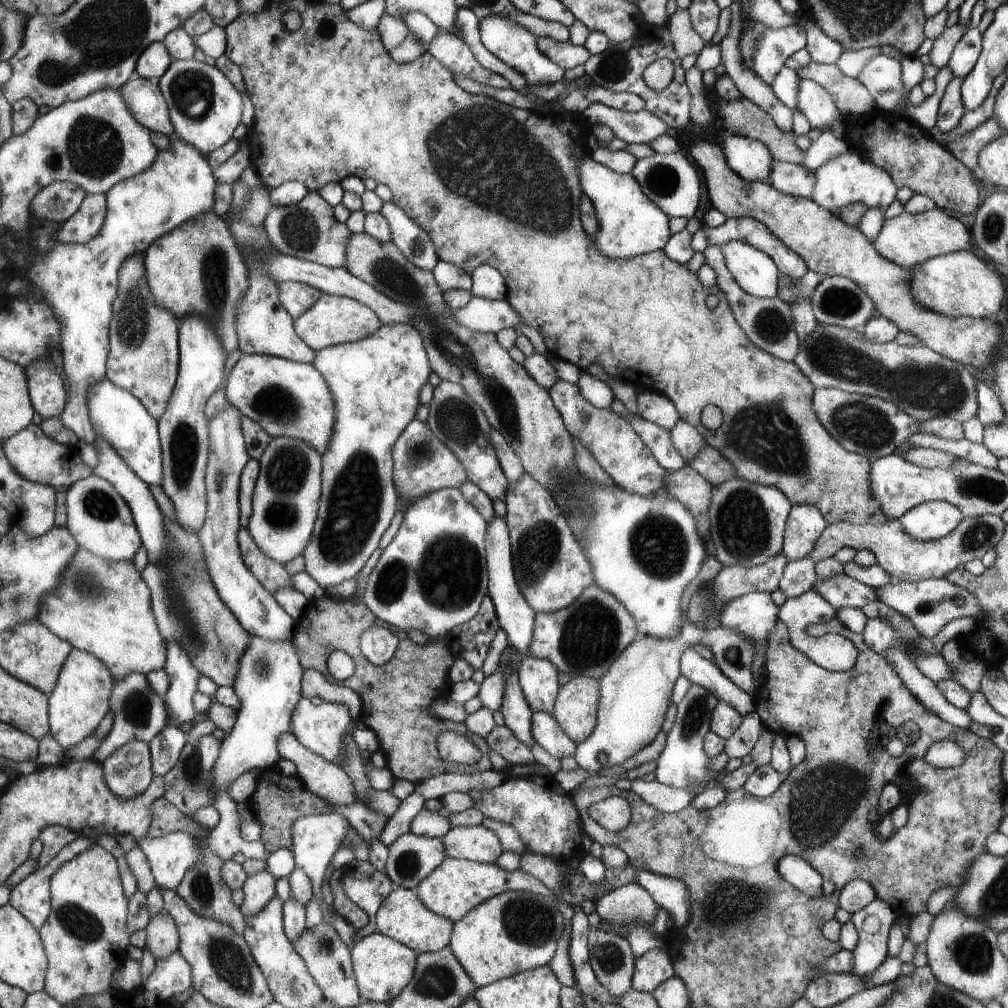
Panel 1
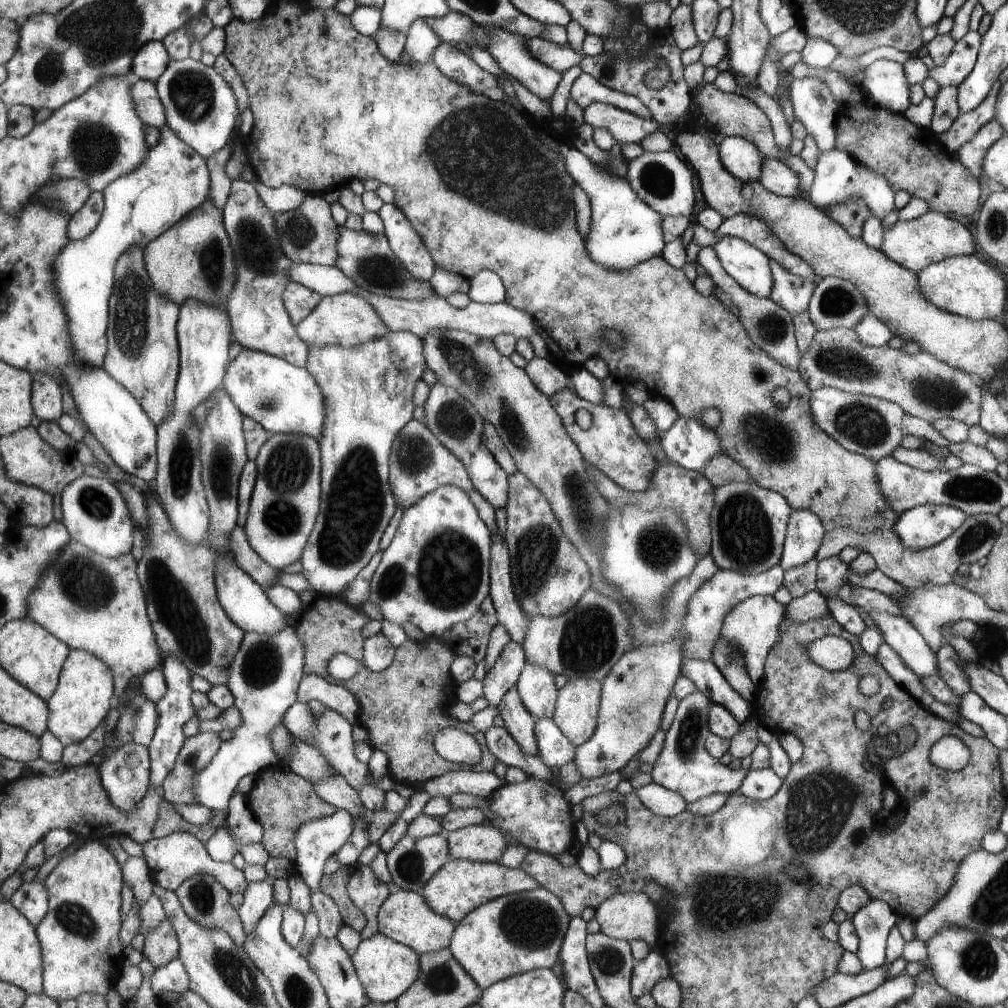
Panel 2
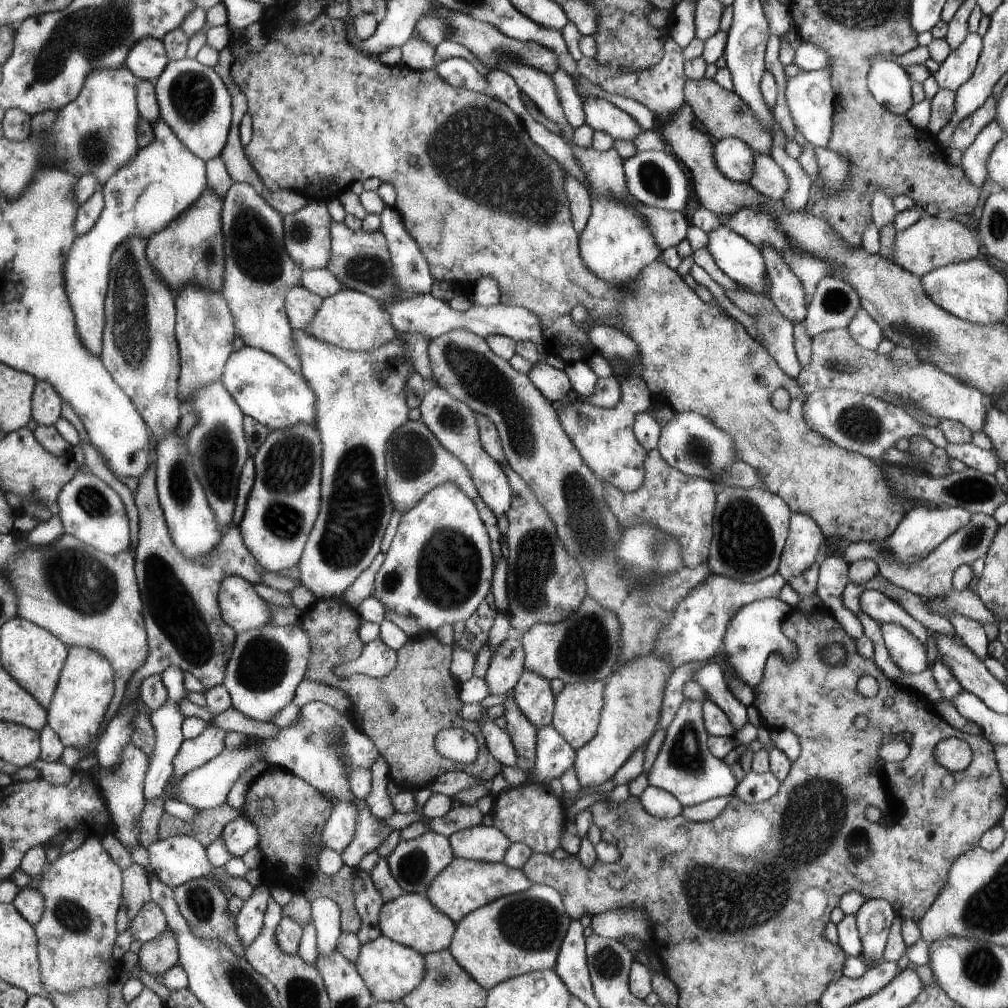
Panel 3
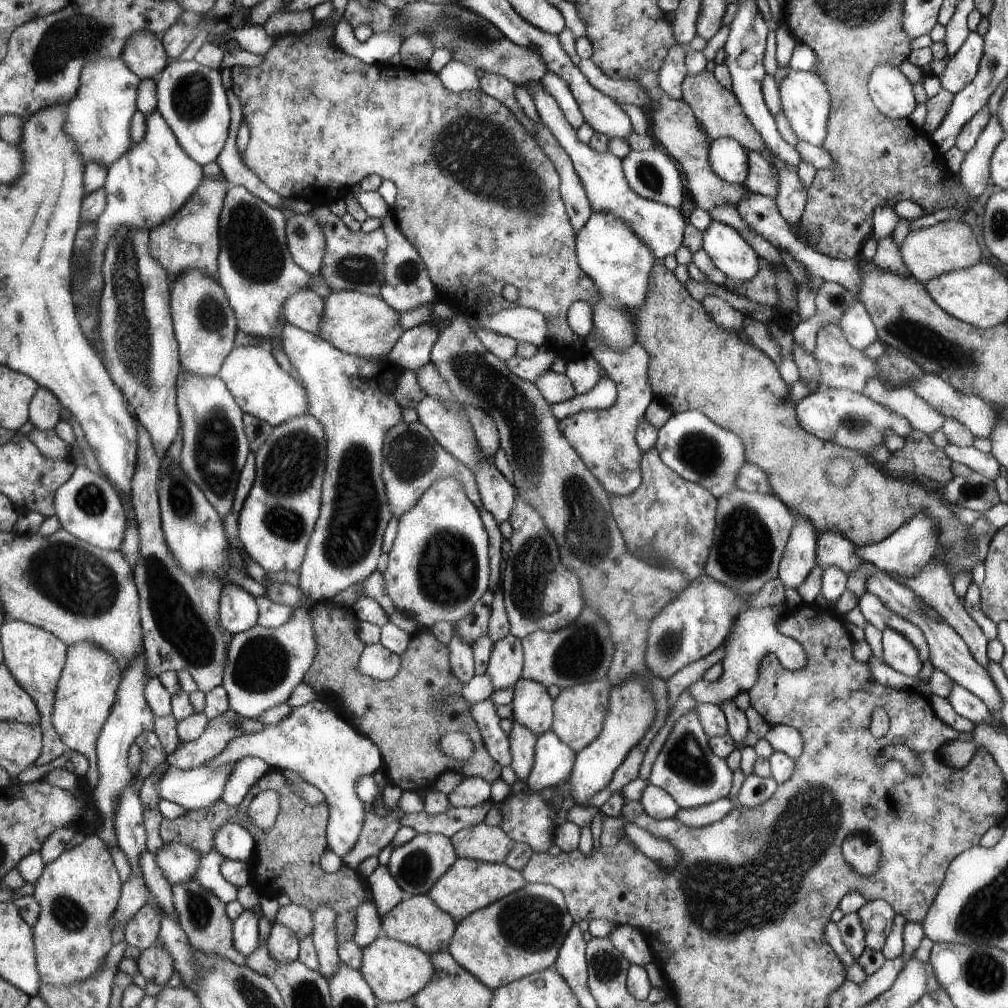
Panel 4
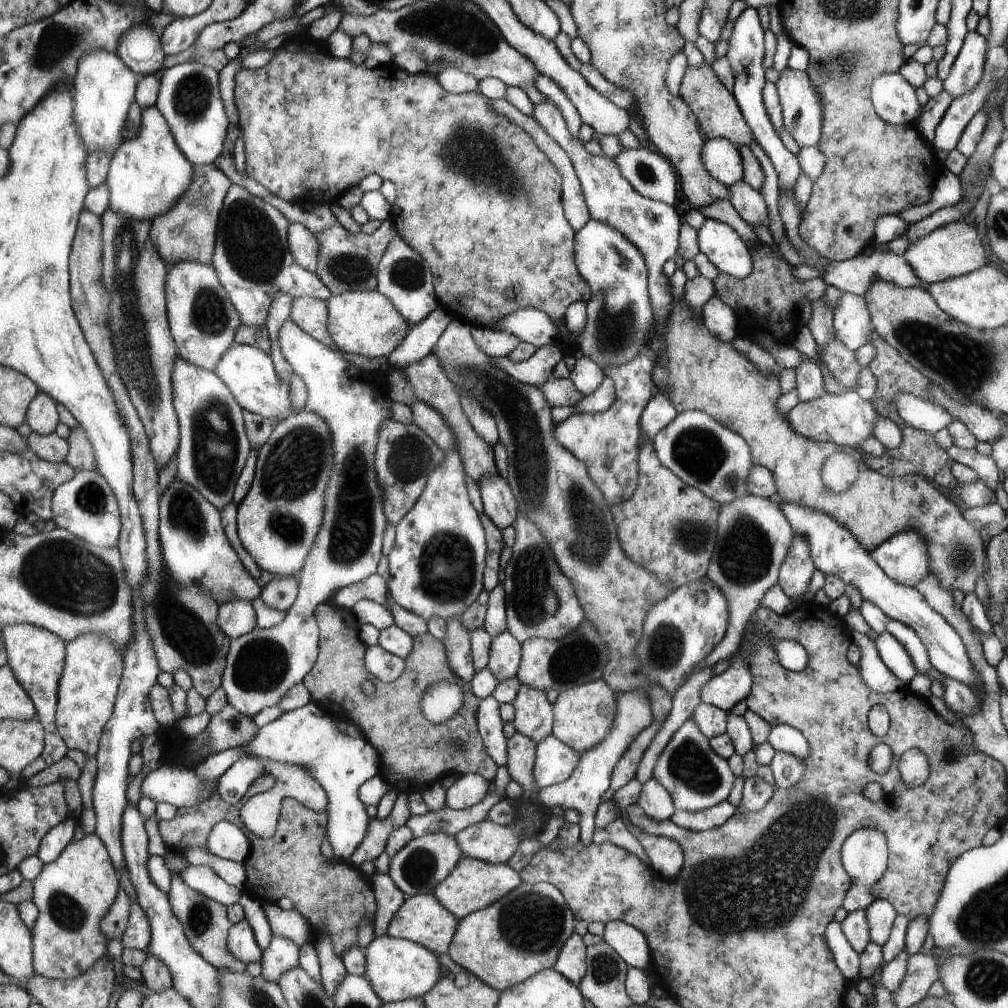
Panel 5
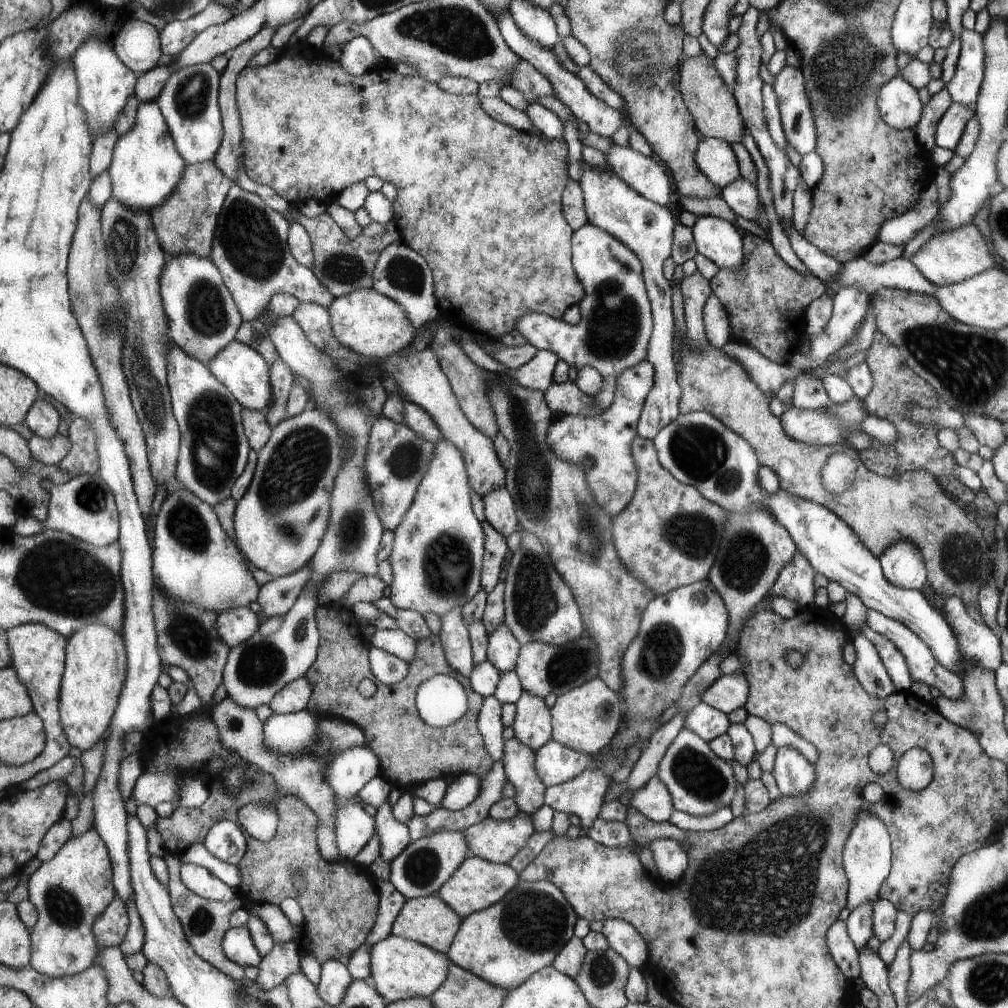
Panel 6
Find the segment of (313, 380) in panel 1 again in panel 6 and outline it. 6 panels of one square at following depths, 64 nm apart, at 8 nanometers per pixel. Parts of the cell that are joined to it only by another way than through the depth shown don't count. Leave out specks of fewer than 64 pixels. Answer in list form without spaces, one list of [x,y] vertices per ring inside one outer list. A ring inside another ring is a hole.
[[[231,340],[225,348],[221,348],[221,352],[217,352],[217,356],[213,356],[213,360],[208,364],[209,372],[229,390],[240,406],[253,412],[265,410],[271,402],[269,367],[263,357],[253,348],[235,340]]]

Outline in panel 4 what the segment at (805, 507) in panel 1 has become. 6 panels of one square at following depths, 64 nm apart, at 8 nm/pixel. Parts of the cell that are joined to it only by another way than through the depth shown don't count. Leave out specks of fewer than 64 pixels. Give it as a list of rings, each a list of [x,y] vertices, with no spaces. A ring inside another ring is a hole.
[[[798,516],[792,521],[791,536],[779,562],[778,577],[784,588],[796,589],[809,576],[816,565],[815,547],[816,530],[813,524],[807,518]]]

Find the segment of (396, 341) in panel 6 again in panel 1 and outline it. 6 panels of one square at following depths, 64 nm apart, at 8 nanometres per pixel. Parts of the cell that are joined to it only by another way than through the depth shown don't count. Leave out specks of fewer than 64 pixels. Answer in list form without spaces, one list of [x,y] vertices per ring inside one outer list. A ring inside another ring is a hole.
[[[321,293],[316,303],[293,321],[293,324],[295,324],[297,336],[314,351],[329,345],[364,339],[366,336],[377,332],[382,325],[381,320],[368,305],[361,304],[360,301],[353,300],[351,297],[325,293]]]

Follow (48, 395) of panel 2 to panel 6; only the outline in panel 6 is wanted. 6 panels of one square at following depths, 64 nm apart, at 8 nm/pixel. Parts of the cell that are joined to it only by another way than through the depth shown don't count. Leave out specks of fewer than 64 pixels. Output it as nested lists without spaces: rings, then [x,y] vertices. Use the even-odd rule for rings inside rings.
[[[39,398],[29,410],[25,424],[33,434],[37,434],[41,438],[51,438],[58,434],[61,422],[59,410],[44,398]]]

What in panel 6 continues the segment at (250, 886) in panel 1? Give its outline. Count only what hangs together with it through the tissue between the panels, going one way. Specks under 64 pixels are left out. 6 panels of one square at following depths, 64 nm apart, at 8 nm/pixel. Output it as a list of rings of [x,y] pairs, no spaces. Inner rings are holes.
[[[245,926],[229,928],[225,932],[223,946],[225,956],[235,964],[245,967],[259,967],[261,957],[255,948],[251,934]]]

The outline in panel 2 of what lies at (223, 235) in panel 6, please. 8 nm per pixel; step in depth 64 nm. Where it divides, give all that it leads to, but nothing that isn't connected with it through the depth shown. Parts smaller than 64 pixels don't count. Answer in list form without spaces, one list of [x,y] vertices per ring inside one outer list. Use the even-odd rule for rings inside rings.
[[[241,179],[231,181],[230,191],[221,212],[223,212],[224,229],[228,233],[232,247],[233,260],[236,262],[234,272],[236,282],[233,283],[226,300],[226,313],[231,318],[234,340],[246,349],[269,353],[271,356],[288,361],[290,365],[304,367],[308,360],[307,344],[297,336],[296,327],[291,323],[284,309],[283,292],[288,282],[291,281],[288,277],[290,260],[282,251],[274,225],[273,212],[259,199],[253,185]]]

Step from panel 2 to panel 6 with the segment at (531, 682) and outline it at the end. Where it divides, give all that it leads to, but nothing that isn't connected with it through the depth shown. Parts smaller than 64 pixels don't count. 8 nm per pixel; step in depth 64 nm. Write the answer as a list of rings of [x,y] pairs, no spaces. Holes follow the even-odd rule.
[[[522,690],[515,703],[513,723],[514,738],[534,752],[541,748],[552,734],[552,712],[544,703],[541,696],[529,694]]]

